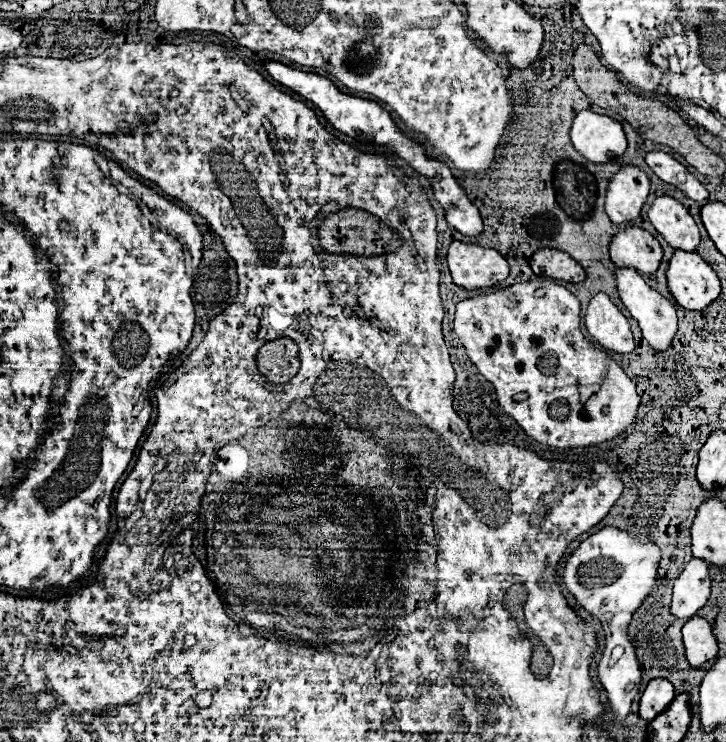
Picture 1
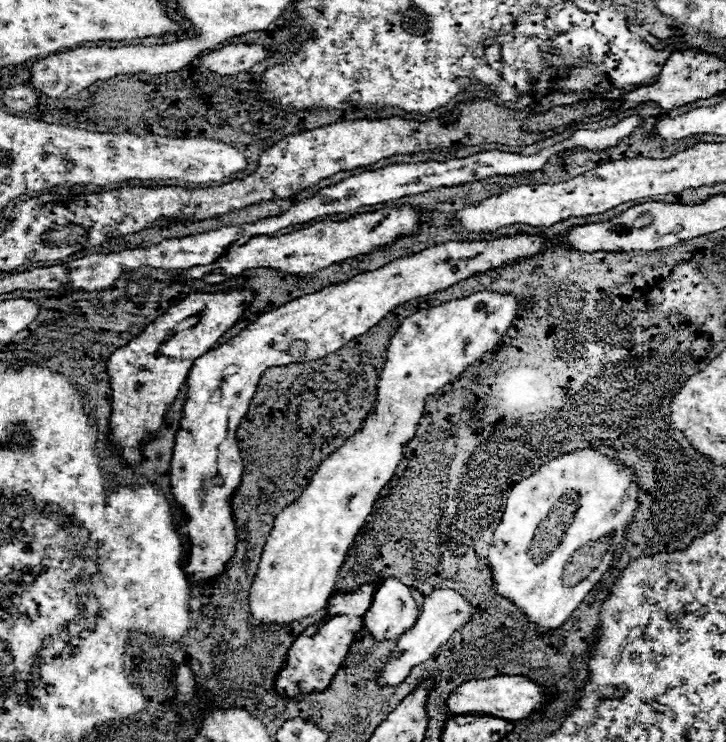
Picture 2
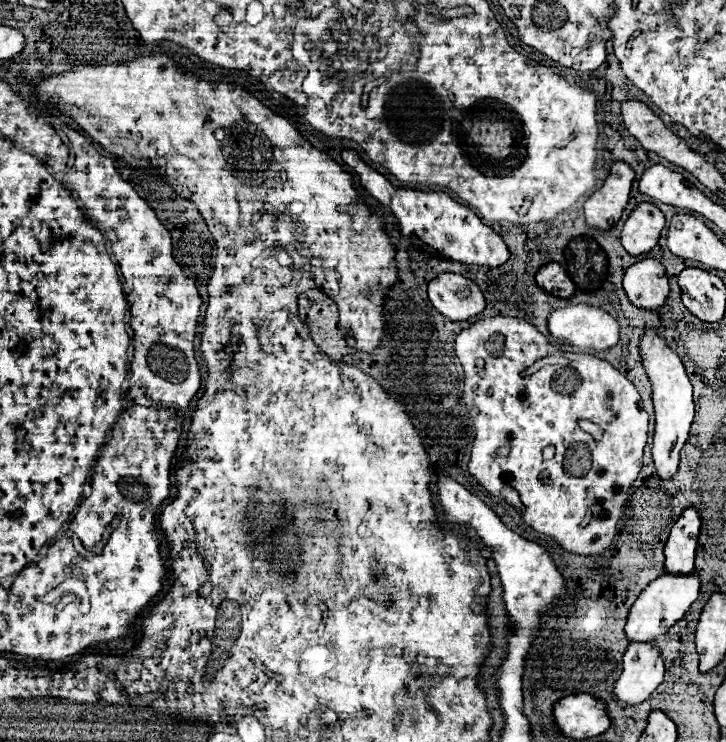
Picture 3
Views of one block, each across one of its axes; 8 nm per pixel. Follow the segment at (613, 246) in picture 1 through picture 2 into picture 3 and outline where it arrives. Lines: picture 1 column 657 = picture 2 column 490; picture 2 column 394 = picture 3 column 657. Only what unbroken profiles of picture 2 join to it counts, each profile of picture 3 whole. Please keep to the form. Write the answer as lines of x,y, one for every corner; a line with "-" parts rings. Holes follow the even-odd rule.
644,258
624,272
624,292
638,308
660,308
668,298
668,276
656,258

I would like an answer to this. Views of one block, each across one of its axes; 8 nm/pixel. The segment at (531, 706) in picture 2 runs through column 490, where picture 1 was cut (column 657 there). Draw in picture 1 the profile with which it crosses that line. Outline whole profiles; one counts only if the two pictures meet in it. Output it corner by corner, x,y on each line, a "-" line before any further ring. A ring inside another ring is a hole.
654,678
648,682
642,698
640,698
640,718
654,720
658,714
662,714
674,700
676,692
674,686
664,678

